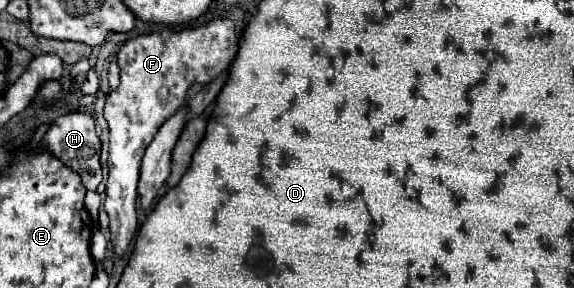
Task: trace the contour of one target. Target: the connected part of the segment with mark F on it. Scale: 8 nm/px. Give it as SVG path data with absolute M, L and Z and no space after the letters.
M217 18L197 28L163 28L151 34L139 34L135 38L129 38L121 46L117 54L117 64L121 68L121 84L117 90L113 90L107 96L103 108L103 116L109 124L109 160L107 160L109 178L107 178L107 196L103 206L111 220L111 244L119 256L123 256L137 230L137 214L135 214L137 180L139 180L139 166L145 148L151 144L159 126L185 104L189 86L193 82L207 84L213 78L217 78L235 58L237 46L239 46L239 38L235 34L235 24L229 18Z

